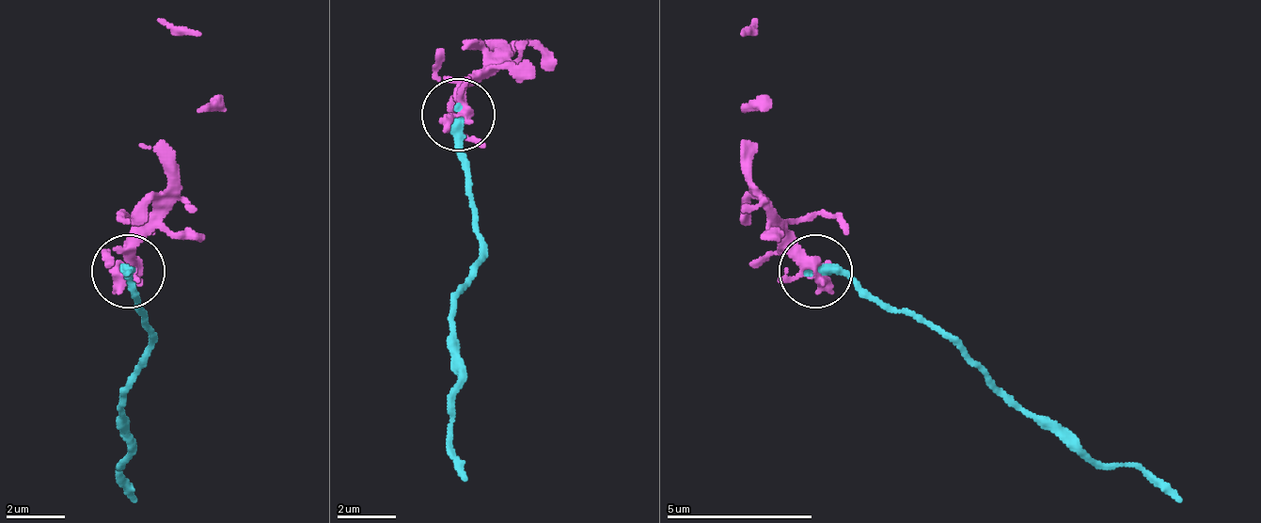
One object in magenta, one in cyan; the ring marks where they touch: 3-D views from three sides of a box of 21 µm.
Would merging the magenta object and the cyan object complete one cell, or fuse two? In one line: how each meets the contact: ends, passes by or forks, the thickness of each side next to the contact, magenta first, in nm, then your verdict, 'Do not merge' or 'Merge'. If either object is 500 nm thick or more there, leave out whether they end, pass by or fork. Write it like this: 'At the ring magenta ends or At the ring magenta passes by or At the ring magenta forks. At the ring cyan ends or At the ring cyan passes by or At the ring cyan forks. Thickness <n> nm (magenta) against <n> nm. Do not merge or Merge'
At the ring magenta passes by. At the ring cyan ends. Thickness 460 nm (magenta) against 280 nm. Do not merge

